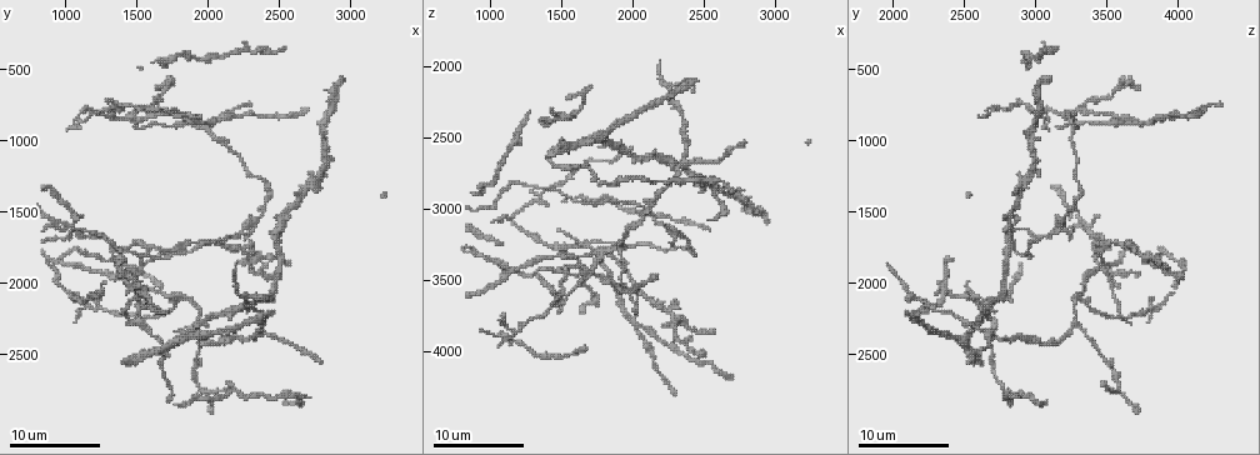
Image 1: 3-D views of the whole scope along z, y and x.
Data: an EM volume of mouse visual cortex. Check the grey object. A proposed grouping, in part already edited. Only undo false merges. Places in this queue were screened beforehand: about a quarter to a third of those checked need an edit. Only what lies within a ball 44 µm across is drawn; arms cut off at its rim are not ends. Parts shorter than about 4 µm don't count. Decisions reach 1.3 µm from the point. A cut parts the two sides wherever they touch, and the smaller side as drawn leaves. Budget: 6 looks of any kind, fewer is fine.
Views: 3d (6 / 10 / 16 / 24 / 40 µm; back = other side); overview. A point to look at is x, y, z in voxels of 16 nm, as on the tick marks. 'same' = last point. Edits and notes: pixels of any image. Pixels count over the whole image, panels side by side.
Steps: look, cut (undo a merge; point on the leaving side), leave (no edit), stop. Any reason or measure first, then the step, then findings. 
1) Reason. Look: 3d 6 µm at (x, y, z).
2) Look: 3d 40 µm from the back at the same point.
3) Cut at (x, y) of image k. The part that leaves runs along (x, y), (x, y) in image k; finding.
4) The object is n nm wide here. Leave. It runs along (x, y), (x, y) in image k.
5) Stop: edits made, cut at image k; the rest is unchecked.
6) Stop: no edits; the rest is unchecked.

Look: 3d 10 µm at (2320, 1820, 3780).

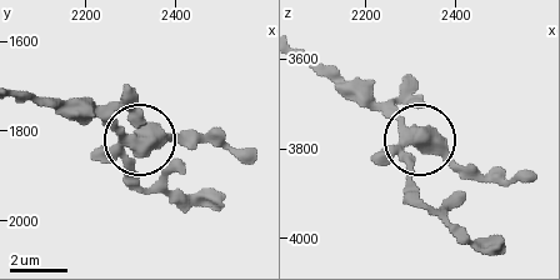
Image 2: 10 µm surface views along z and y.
Other side. Look: 3d 10 µm from the back at the same point.

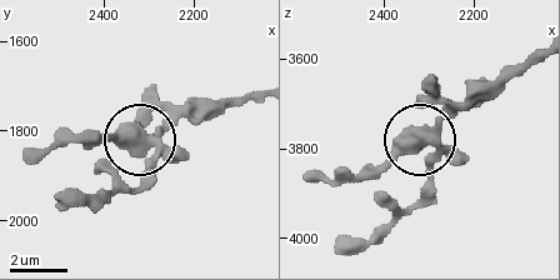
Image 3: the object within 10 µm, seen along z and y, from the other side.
The side arm is 5 µm long. Leave. It runs along (254, 93), (190, 103), (140, 136), (78, 136) in image 3; one neuron here.

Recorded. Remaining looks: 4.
Two arms in line, one across. Look: 3d 6 µm at (1700, 1780, 3440).

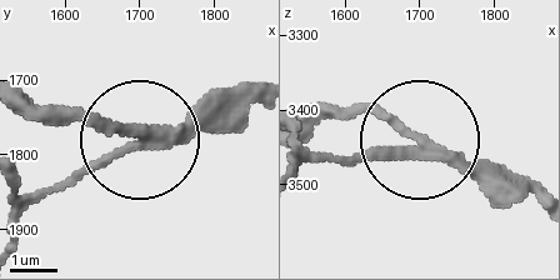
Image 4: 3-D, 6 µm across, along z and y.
The side arm is 19 µm long. Cut at (91, 173) of image 4. The part that leaves runs along (424, 156), (301, 164) in image 4; two neurons meet here.

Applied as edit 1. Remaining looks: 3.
Look: overview.

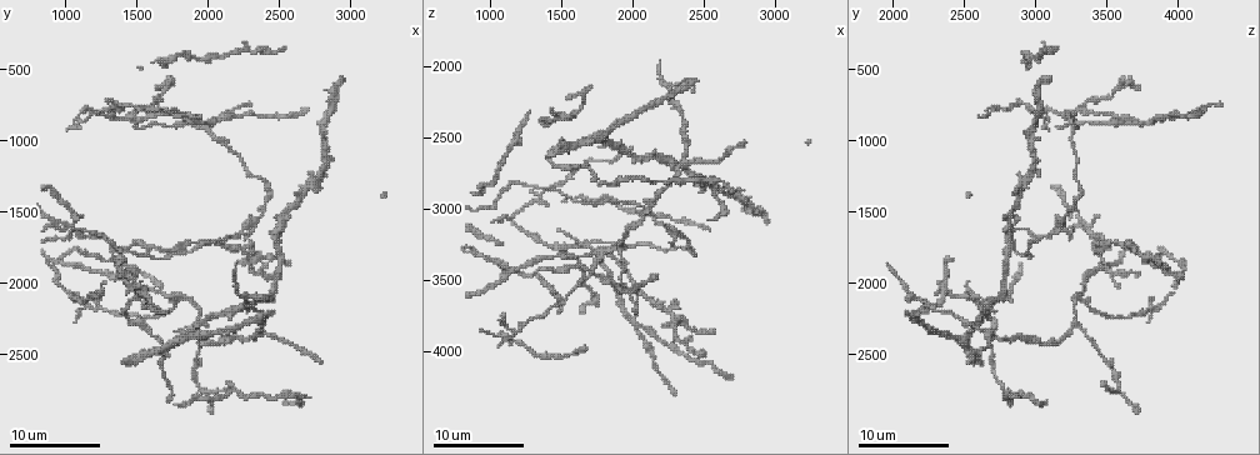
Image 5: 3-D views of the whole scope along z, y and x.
Three arms meet. Look: 3d 6 µm at (1920, 2280, 3280).

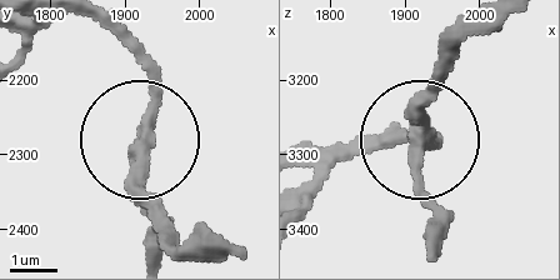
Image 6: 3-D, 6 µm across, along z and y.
The object is 260 nm wide here. Leave. It runs along (211, 244), (188, 240), (151, 196), (139, 144), (151, 251) in image 6; continuous, no second neuron.

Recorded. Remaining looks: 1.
Stop: edits made, cut at image 4; the rest is unchecked.

